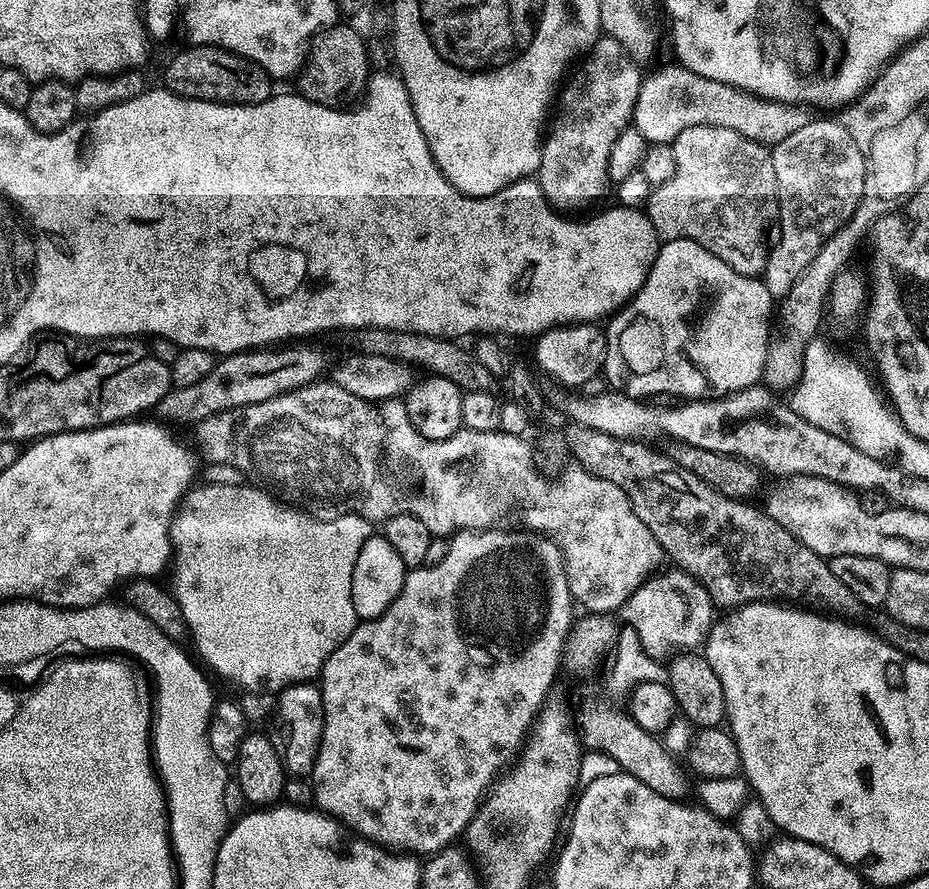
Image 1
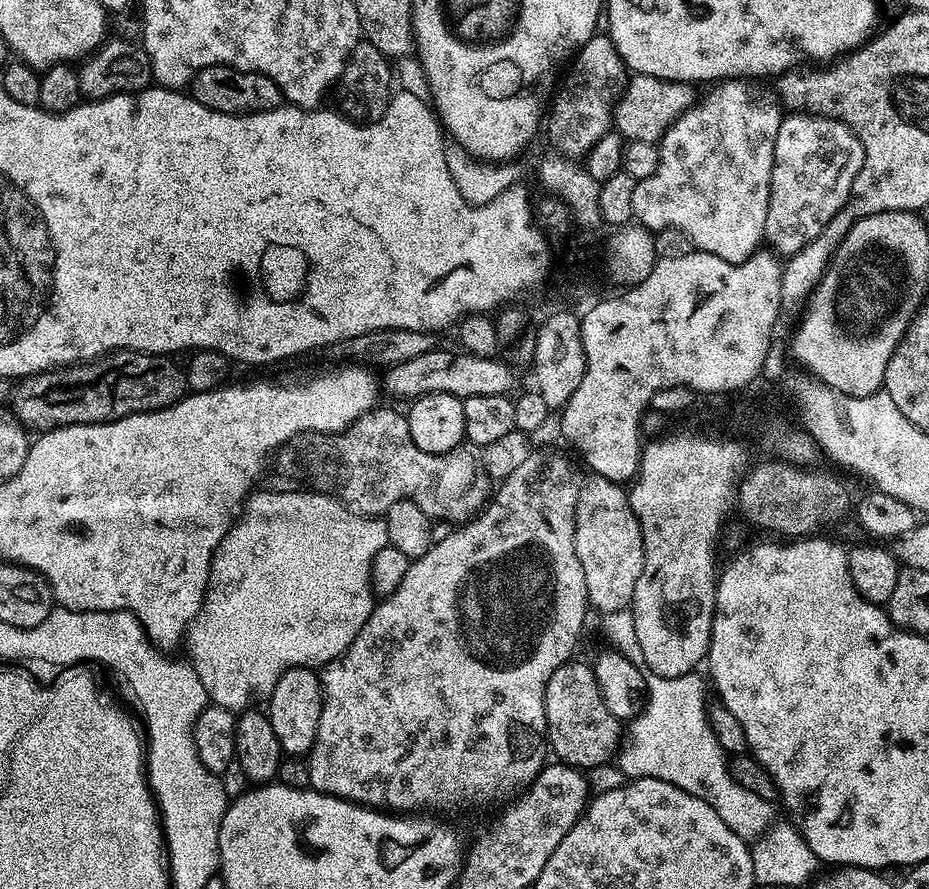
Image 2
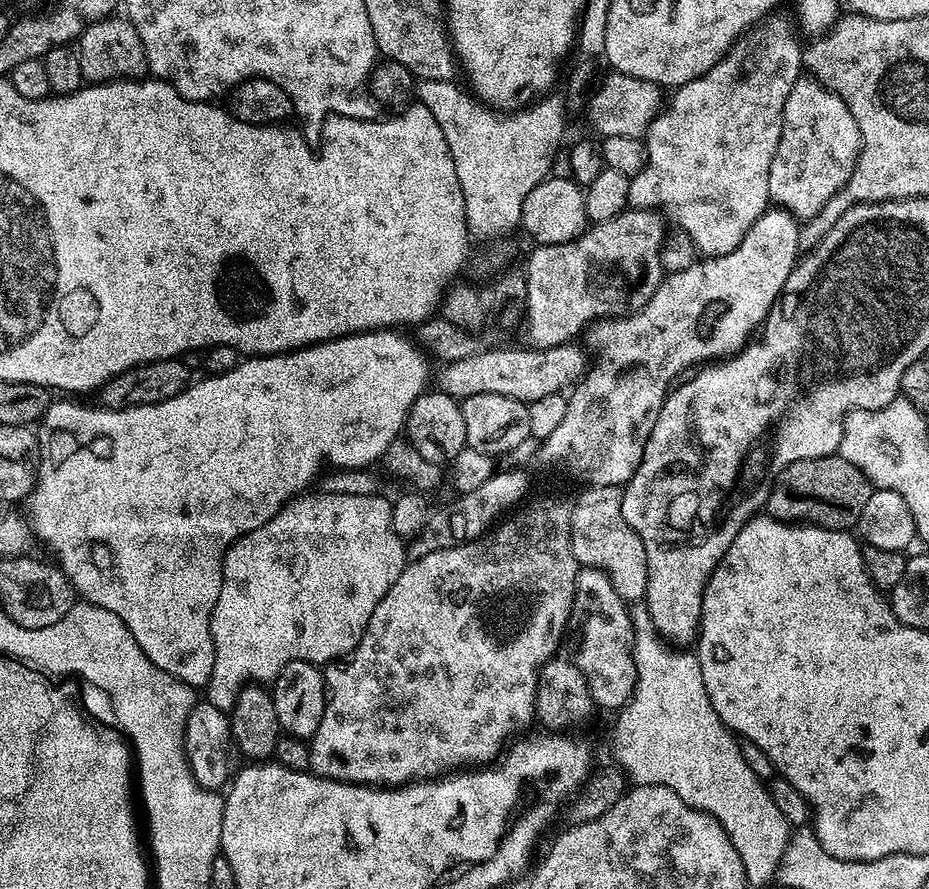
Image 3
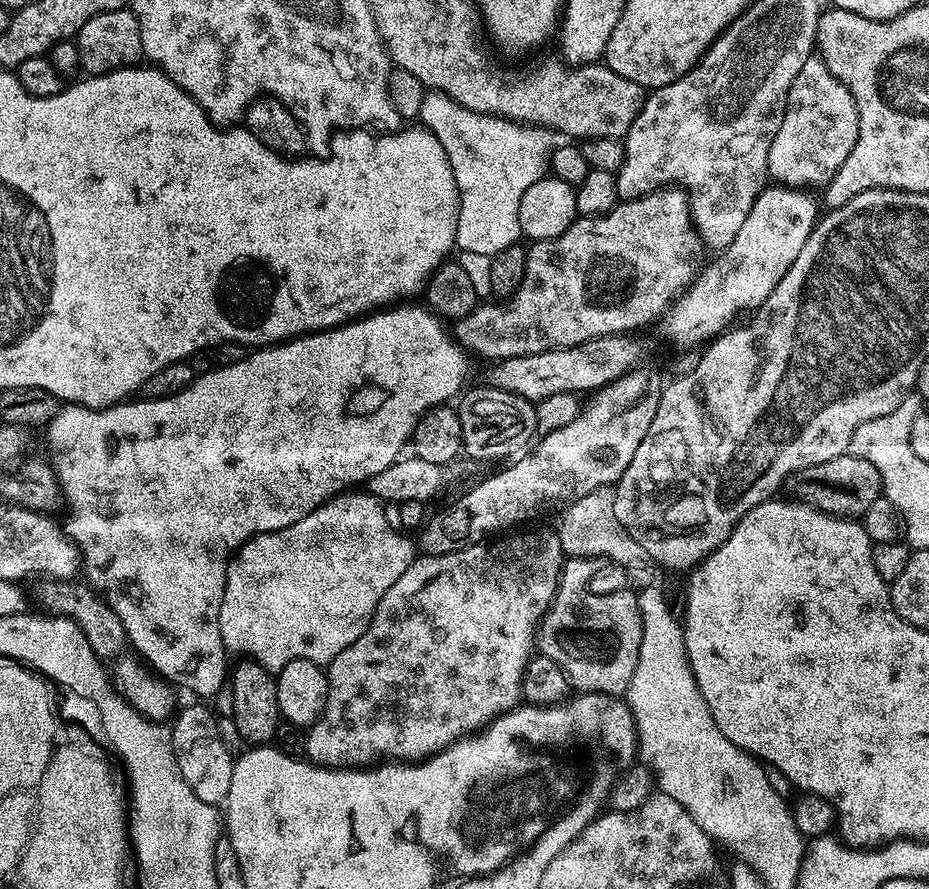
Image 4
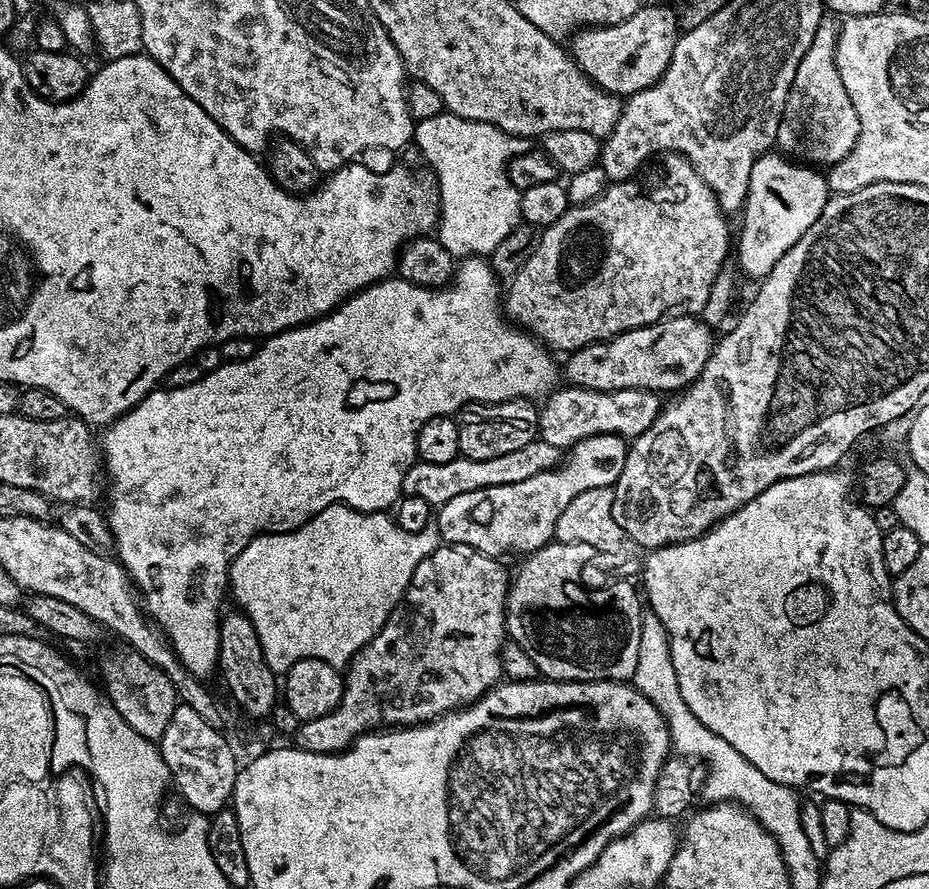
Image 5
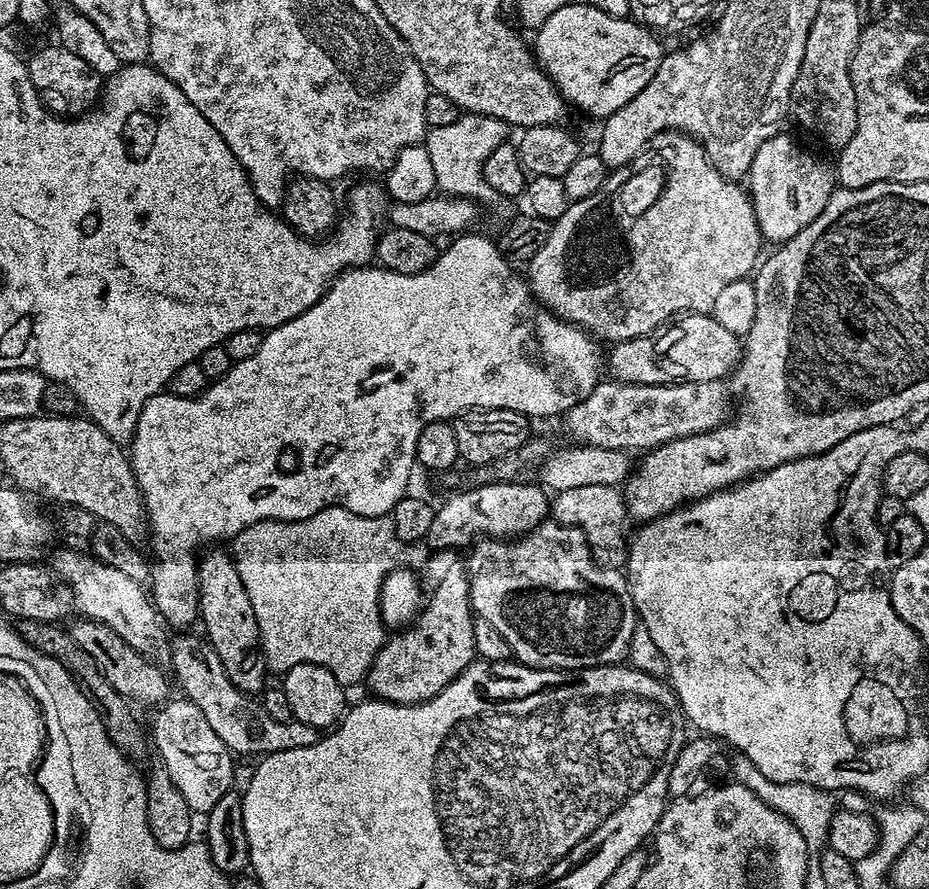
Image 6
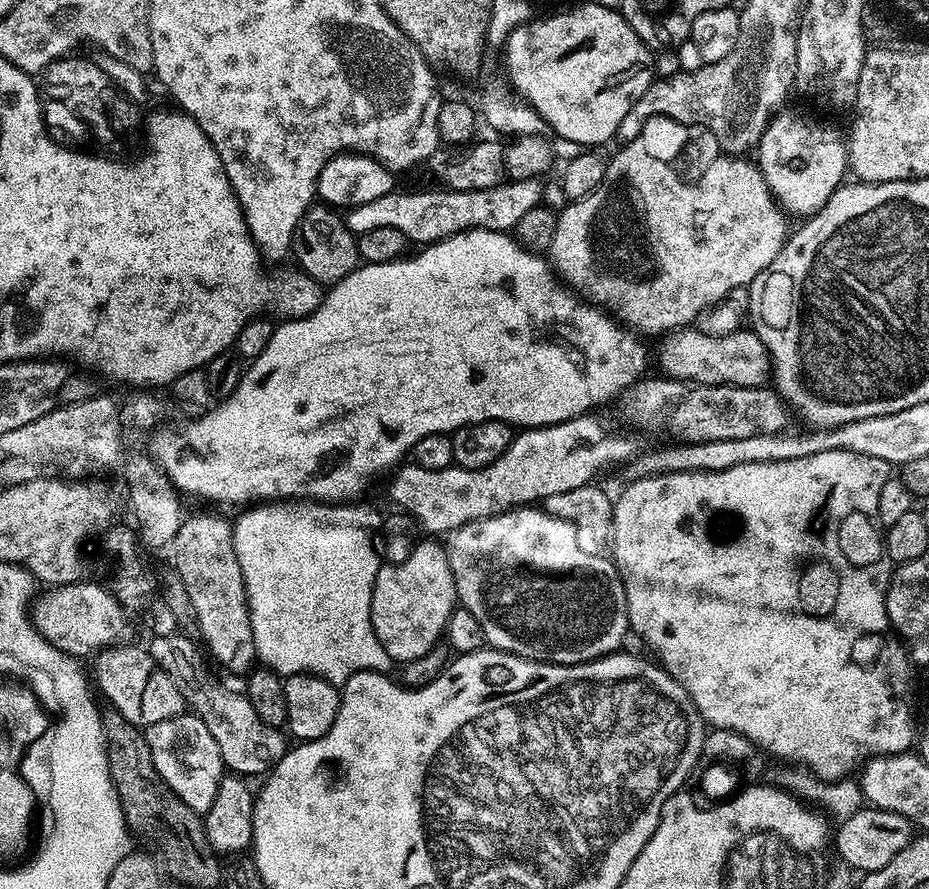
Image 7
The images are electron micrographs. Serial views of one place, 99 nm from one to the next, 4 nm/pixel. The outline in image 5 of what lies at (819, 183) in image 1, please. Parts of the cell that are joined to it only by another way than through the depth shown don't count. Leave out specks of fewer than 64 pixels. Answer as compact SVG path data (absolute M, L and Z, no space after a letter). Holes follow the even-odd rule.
M825 14L818 22L814 42L810 42L810 50L806 50L802 62L798 62L778 126L775 147L793 161L808 166L831 166L842 162L842 158L854 150L854 142L858 142L858 114L854 102L850 102L850 94L846 94L846 86L842 86L842 74L838 74L836 65L840 25L841 21L832 14Z

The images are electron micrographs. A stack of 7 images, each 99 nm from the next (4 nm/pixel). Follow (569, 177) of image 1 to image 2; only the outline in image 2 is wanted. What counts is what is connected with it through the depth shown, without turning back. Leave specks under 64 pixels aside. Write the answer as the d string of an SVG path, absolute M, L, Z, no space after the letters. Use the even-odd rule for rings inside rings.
M597 34L580 47L567 72L562 87L551 101L546 132L548 128L548 136L553 140L551 143L565 155L583 158L594 146L594 142L598 142L598 138L602 138L613 127L616 102L626 83L626 69L610 37Z

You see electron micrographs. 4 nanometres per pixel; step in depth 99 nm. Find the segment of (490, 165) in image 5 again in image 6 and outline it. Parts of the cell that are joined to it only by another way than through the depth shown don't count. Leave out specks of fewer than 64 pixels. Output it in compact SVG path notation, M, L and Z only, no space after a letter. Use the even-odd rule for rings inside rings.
M463 113L455 122L438 126L425 133L424 145L433 163L437 189L451 197L472 199L478 204L497 201L498 195L486 182L484 166L486 158L507 141L509 125L500 119L476 113Z

